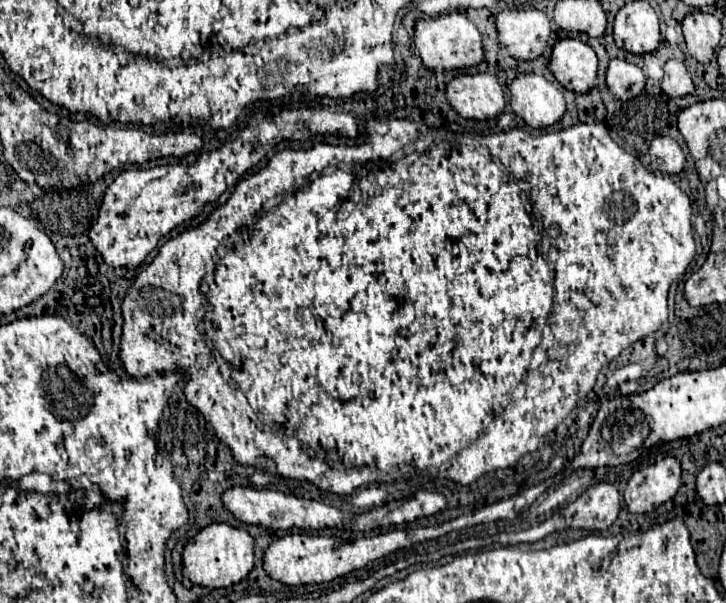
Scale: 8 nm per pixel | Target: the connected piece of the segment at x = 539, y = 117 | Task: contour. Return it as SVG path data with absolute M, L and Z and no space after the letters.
M520 74L510 84L510 106L530 128L546 128L566 112L562 92L540 74Z

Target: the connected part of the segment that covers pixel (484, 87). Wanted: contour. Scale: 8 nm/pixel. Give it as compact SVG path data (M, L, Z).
M492 74L456 76L446 86L446 98L462 118L474 120L492 120L506 106L506 94Z

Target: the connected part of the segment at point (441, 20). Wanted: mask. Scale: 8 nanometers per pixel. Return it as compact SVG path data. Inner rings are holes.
M460 12L418 20L414 28L414 46L418 48L422 62L434 72L472 68L484 60L482 36L478 28Z

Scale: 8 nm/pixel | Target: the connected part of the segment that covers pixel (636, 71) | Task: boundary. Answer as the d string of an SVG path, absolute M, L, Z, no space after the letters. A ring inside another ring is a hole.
M612 58L606 70L606 84L614 98L626 102L626 100L636 98L644 90L646 76L638 66L626 60Z

